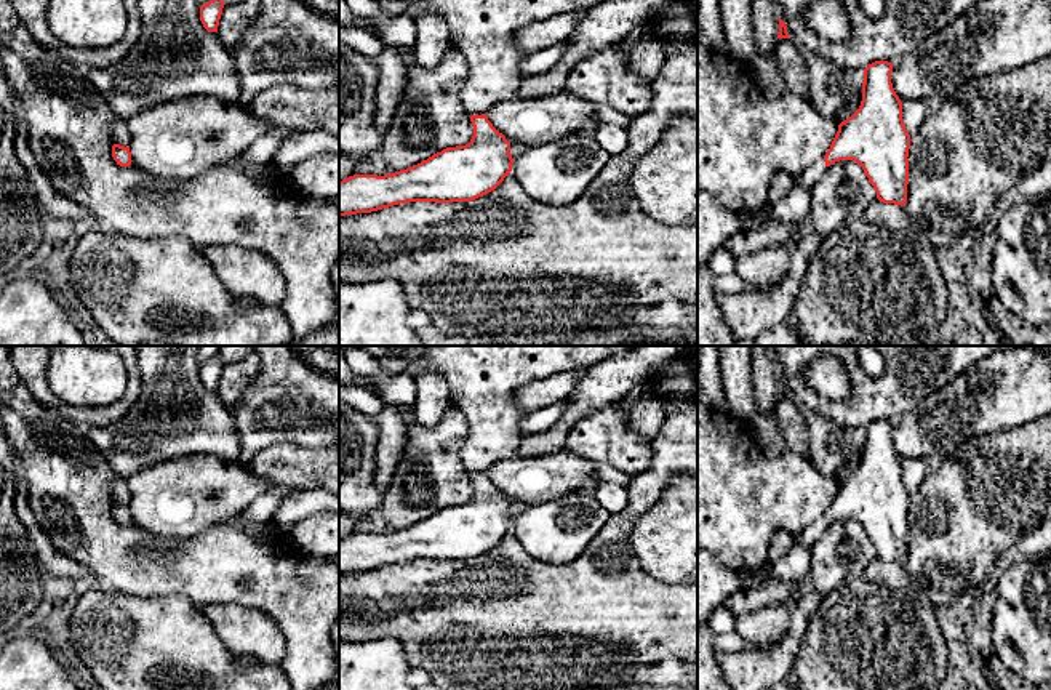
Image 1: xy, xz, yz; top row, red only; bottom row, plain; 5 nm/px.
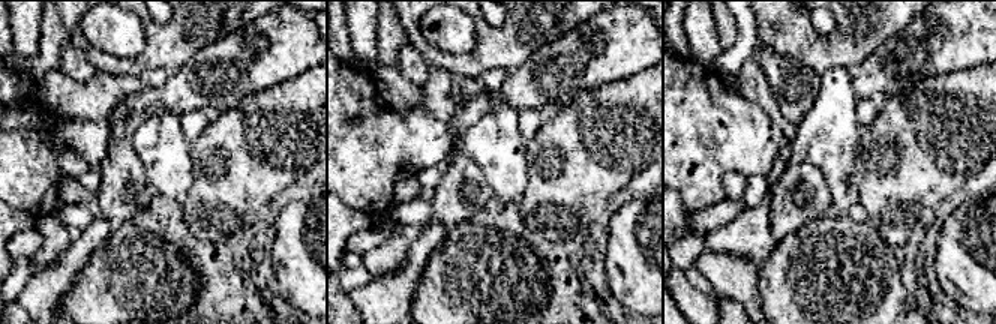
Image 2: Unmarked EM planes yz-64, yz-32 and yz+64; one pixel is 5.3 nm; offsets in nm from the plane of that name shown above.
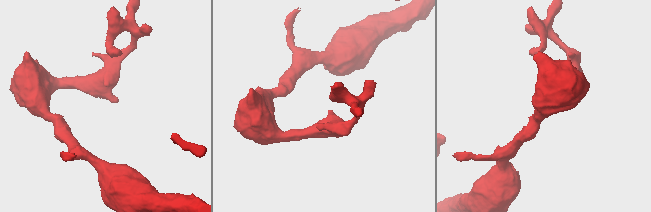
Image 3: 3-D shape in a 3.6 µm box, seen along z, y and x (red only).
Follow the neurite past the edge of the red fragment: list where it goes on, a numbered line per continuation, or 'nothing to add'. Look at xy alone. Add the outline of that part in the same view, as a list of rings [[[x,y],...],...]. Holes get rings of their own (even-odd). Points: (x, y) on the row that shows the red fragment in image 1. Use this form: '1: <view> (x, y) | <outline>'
nothing to add

